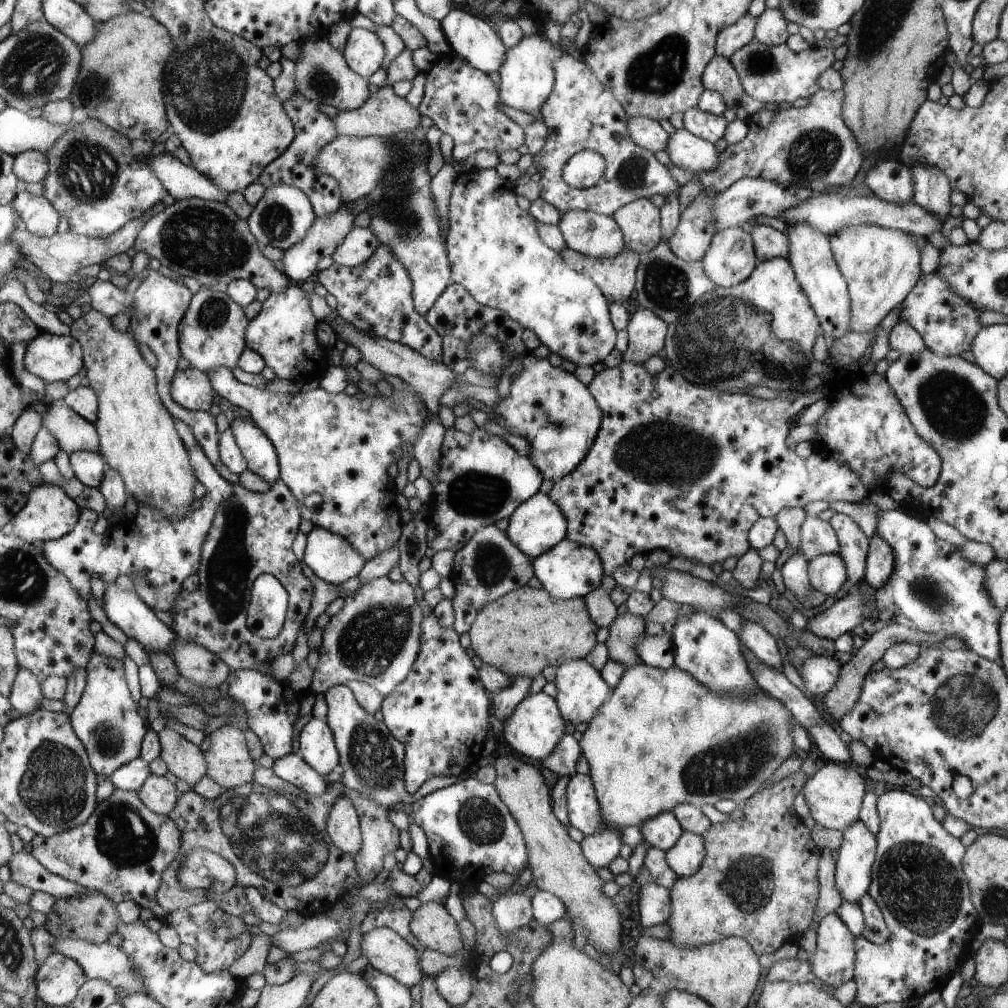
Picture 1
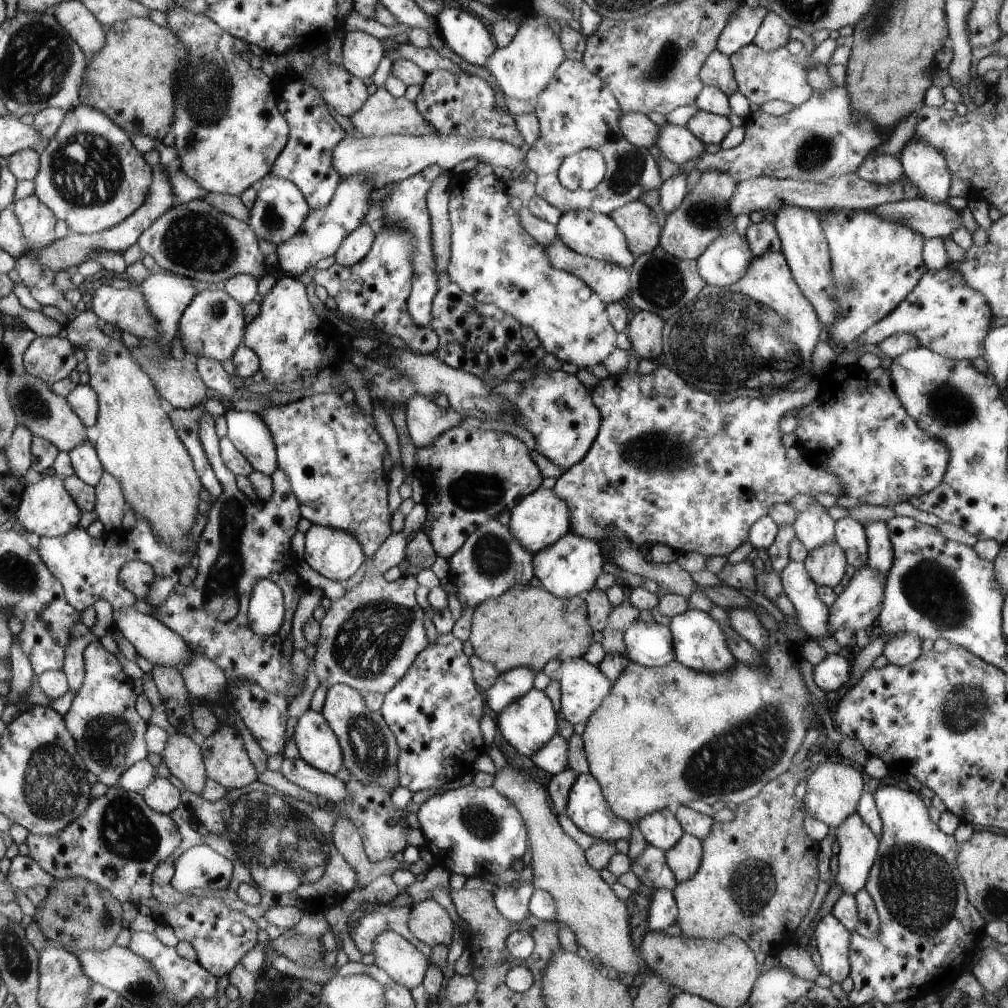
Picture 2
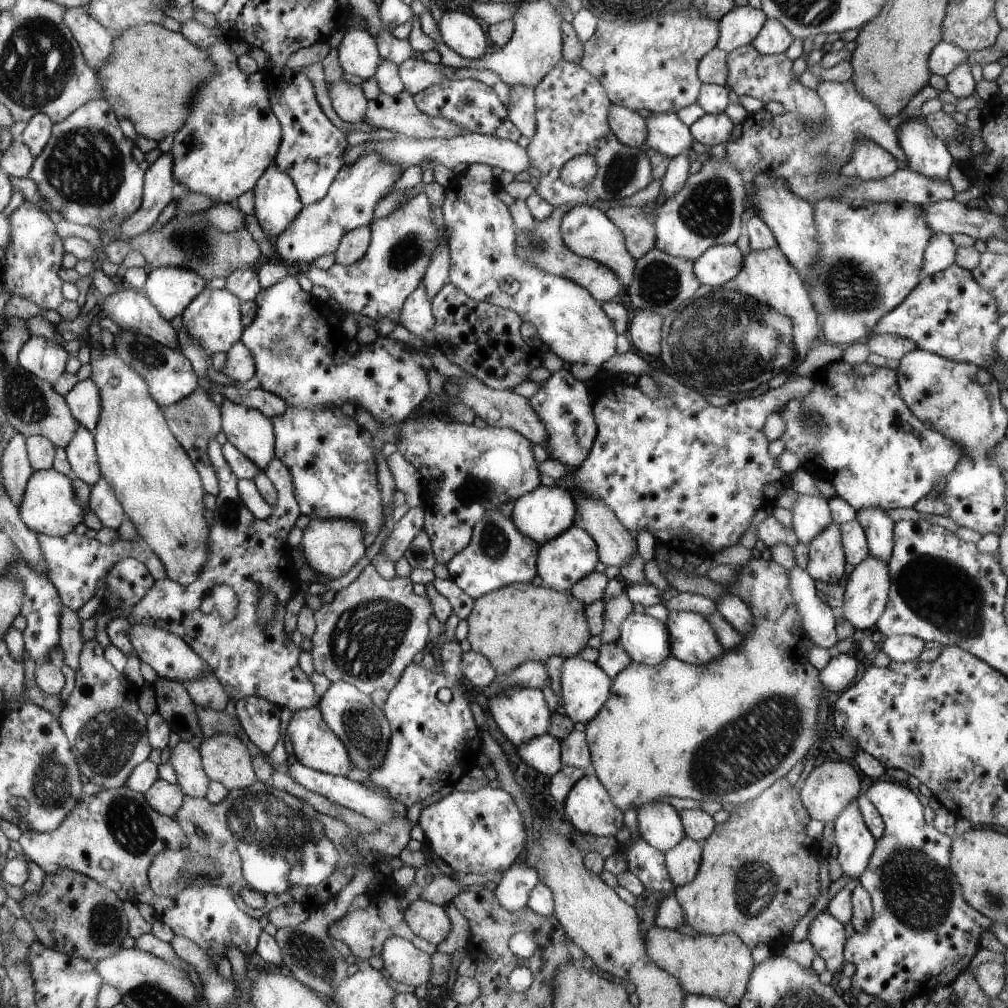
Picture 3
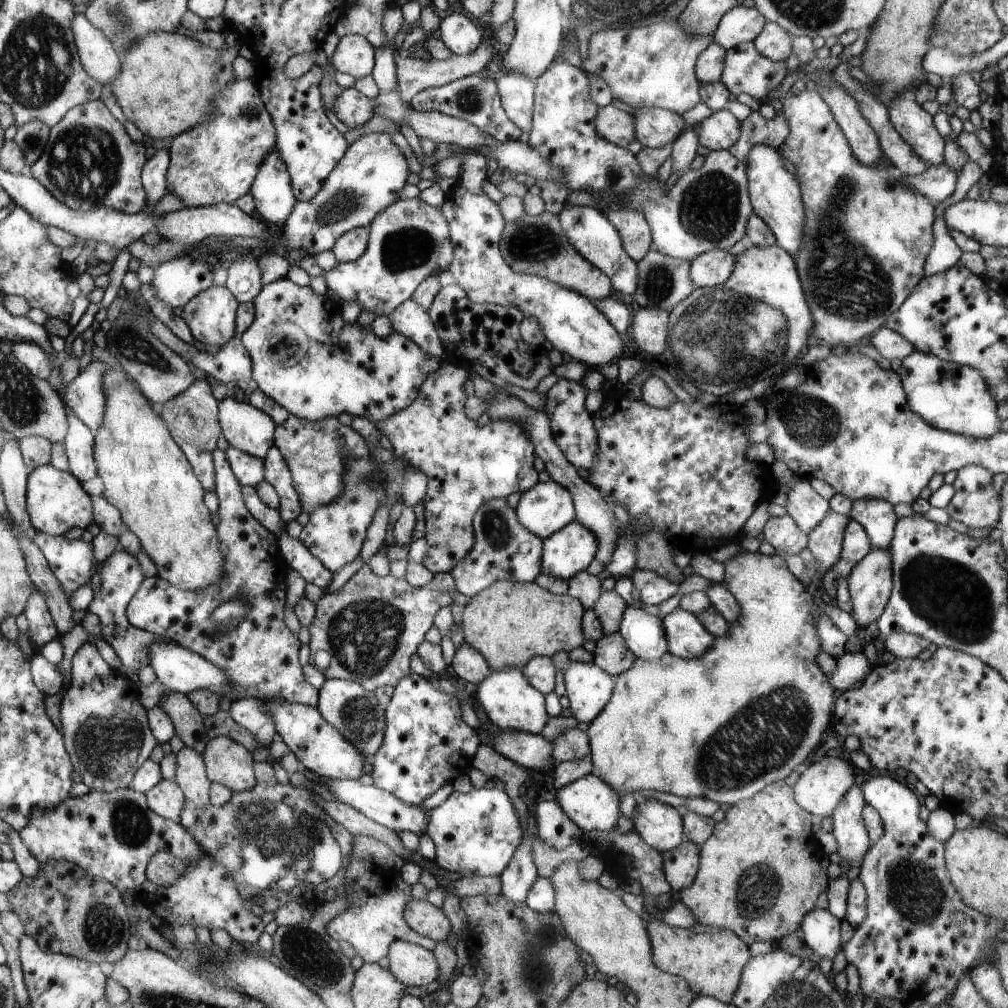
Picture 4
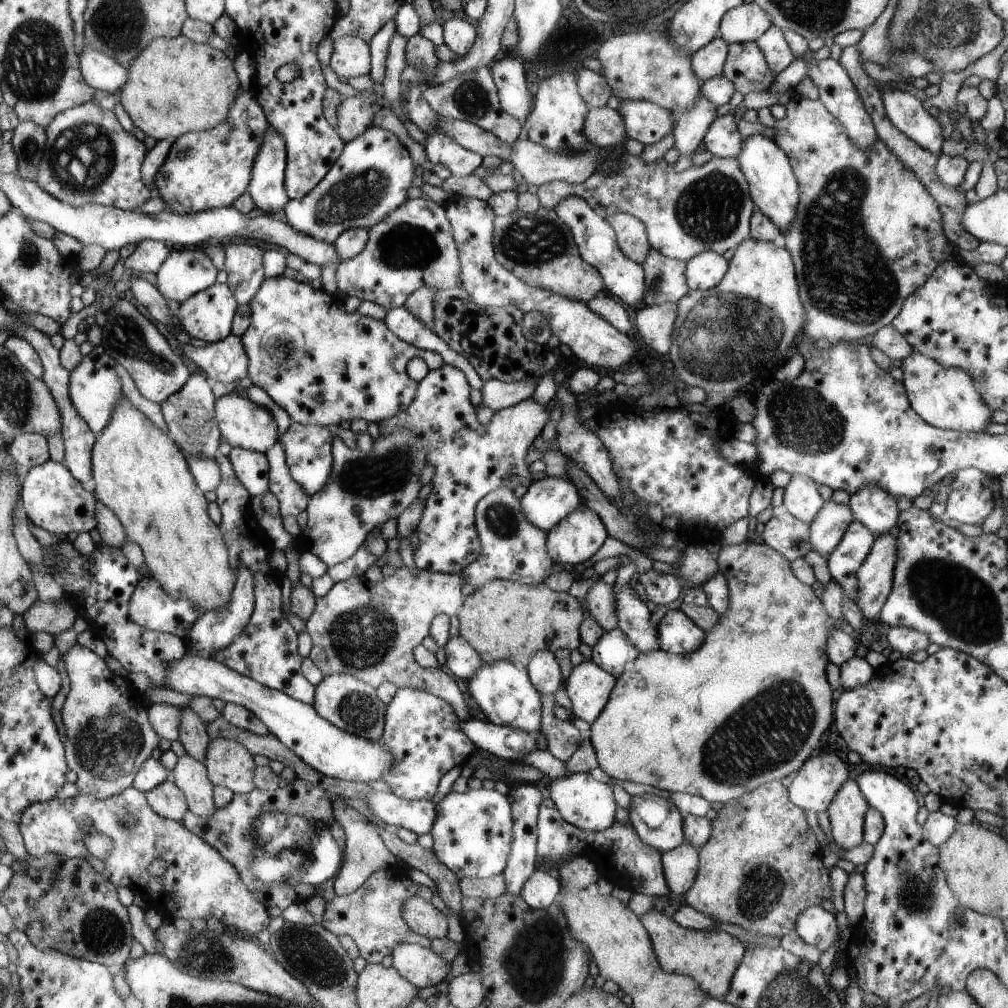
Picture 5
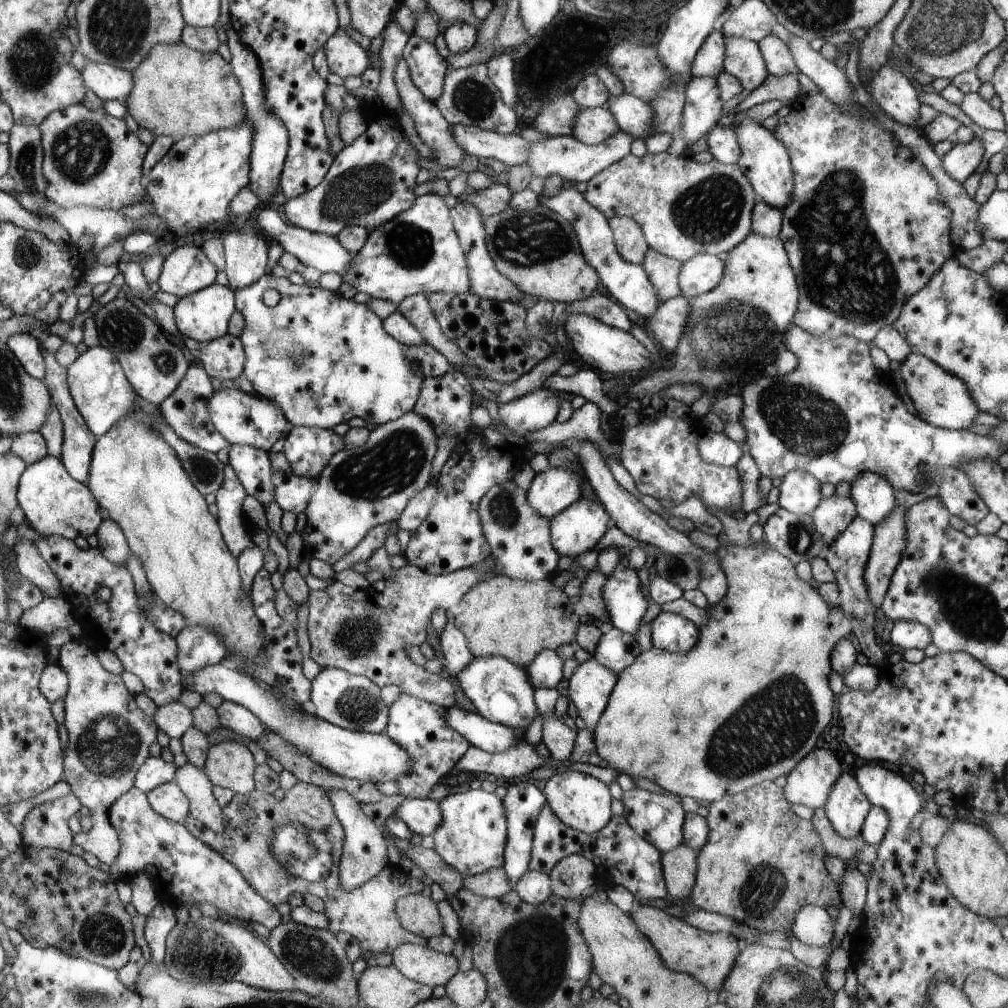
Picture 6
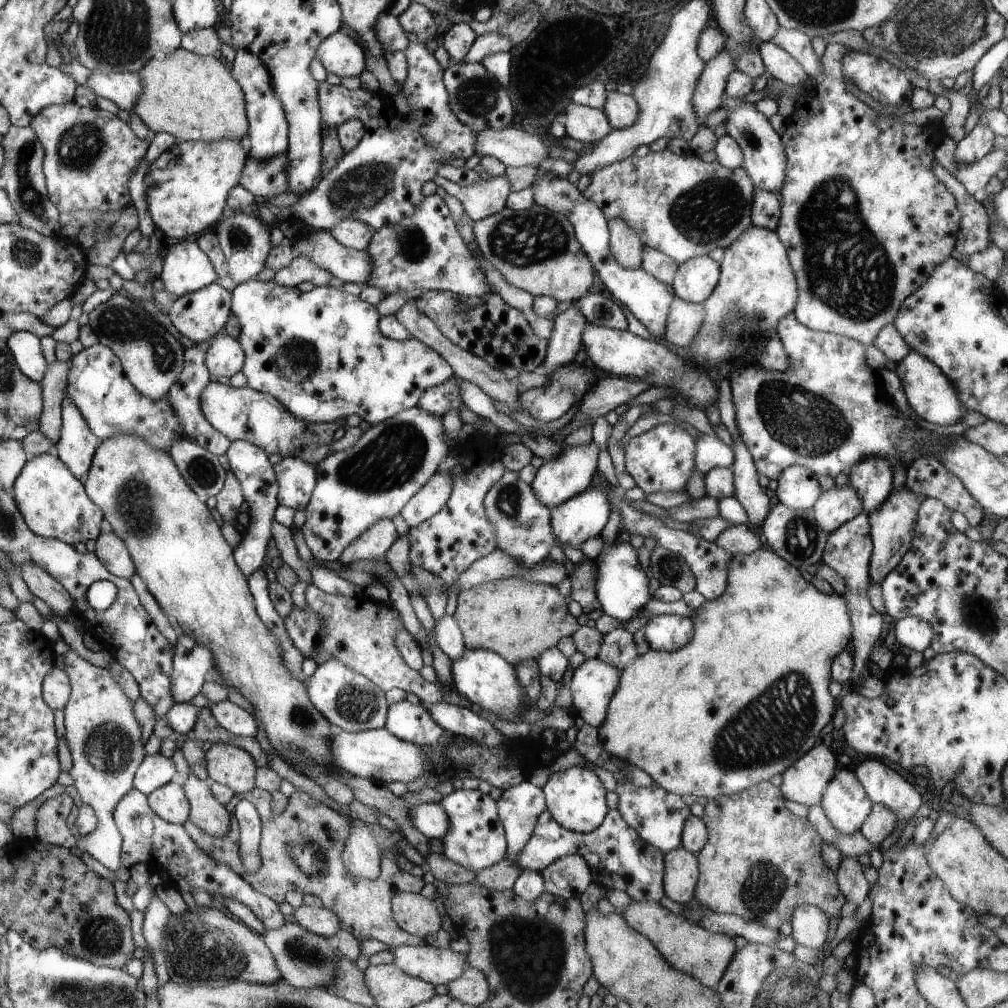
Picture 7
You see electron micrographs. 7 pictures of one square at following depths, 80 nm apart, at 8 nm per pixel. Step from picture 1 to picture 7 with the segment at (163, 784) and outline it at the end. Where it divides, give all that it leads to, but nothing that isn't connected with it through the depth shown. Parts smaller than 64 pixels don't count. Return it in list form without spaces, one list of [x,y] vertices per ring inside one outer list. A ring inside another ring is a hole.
[[[170,782],[147,795],[152,810],[169,823],[183,825],[190,817],[190,800],[182,786]]]

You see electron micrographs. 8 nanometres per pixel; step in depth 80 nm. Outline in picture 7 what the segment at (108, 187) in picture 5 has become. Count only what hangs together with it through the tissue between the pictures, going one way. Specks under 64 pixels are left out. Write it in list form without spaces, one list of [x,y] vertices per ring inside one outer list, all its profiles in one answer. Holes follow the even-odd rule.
[[[75,100],[62,104],[50,105],[33,117],[30,126],[34,129],[38,140],[45,150],[42,163],[47,186],[47,195],[60,214],[75,210],[112,212],[128,207],[131,204],[128,179],[130,172],[146,157],[146,151],[154,133],[148,137],[138,138],[127,122],[122,121],[114,113],[98,107],[84,107]]]

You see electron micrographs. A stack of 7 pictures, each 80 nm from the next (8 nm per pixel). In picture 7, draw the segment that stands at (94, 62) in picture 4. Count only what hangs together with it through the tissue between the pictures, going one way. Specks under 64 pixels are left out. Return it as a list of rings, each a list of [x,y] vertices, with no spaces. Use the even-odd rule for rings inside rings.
[[[93,71],[84,82],[97,96],[112,100],[122,110],[132,112],[143,96],[143,77],[139,72],[104,74]]]

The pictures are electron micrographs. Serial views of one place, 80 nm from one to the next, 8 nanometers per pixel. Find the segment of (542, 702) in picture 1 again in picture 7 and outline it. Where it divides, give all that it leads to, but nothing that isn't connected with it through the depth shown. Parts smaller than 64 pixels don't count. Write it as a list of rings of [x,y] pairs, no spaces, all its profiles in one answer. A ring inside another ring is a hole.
[[[466,649],[458,660],[451,662],[451,674],[454,686],[460,694],[480,708],[496,714],[500,719],[518,720],[519,708],[526,706],[527,695],[519,685],[515,667],[498,653],[484,649]]]

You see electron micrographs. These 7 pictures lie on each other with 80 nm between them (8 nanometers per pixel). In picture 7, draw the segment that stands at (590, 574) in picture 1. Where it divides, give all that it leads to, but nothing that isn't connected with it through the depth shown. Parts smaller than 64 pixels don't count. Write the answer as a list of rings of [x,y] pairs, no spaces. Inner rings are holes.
[[[590,486],[570,500],[551,510],[551,526],[555,538],[580,548],[586,540],[602,536],[610,516],[609,496]]]

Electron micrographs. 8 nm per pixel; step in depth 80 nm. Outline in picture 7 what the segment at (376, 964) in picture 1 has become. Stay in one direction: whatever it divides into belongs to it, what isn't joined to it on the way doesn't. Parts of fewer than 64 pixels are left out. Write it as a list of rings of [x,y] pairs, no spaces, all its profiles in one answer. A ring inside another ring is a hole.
[[[424,944],[419,947],[402,945],[394,950],[394,964],[408,975],[424,979],[433,986],[448,984],[462,976],[467,956],[450,947]]]

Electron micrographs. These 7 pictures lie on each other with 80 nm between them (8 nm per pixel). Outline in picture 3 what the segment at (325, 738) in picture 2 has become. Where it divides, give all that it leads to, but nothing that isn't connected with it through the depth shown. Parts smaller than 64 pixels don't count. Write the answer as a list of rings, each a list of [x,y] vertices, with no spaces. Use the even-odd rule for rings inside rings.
[[[318,707],[294,711],[287,726],[287,735],[292,744],[297,762],[312,770],[329,775],[342,775],[355,768],[350,751],[342,739],[324,722],[322,711]]]

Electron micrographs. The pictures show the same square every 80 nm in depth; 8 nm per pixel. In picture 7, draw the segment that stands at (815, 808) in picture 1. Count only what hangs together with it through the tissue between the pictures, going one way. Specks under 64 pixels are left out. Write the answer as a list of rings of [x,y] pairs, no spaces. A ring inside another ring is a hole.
[[[814,745],[781,774],[783,798],[808,807],[819,805],[826,785],[836,774],[836,761],[826,745]]]

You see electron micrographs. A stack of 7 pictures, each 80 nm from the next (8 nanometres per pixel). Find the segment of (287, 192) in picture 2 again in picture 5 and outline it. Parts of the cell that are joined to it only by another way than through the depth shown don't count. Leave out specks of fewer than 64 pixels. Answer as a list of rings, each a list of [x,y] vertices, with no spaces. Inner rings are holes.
[[[270,124],[266,141],[255,158],[250,186],[247,191],[257,208],[280,216],[288,206],[286,191],[287,145],[284,137]]]

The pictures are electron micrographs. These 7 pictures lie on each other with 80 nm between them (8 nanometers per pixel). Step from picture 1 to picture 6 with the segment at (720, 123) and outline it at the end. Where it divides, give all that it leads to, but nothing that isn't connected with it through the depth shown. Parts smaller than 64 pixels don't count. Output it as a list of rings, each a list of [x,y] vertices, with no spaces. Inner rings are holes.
[[[716,123],[708,132],[708,148],[713,158],[725,165],[737,164],[742,157],[742,148],[739,146],[738,135],[733,129],[734,126],[721,128]]]

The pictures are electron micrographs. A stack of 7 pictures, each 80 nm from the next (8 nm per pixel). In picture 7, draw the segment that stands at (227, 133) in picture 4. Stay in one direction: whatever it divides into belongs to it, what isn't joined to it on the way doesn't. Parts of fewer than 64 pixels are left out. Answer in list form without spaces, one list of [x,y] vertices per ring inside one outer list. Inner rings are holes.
[[[220,139],[219,141],[183,141],[180,144],[172,146],[170,150],[163,152],[154,162],[149,164],[147,169],[147,174],[144,177],[144,184],[148,187],[146,202],[148,204],[148,212],[152,218],[153,224],[156,226],[157,232],[162,238],[176,238],[176,240],[184,240],[192,238],[194,234],[203,234],[213,230],[214,225],[222,220],[223,210],[226,206],[226,199],[228,198],[228,193],[232,188],[239,184],[240,178],[242,178],[242,172],[246,164],[246,160],[249,156],[250,149],[247,146],[247,142],[241,144],[240,140],[234,141],[232,139]]]

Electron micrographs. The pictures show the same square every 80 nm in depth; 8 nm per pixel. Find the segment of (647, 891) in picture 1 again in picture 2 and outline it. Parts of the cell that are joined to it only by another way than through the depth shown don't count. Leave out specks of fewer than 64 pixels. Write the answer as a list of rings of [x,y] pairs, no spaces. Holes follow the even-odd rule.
[[[652,890],[652,901],[648,910],[650,931],[663,931],[677,922],[679,910],[672,891]]]

